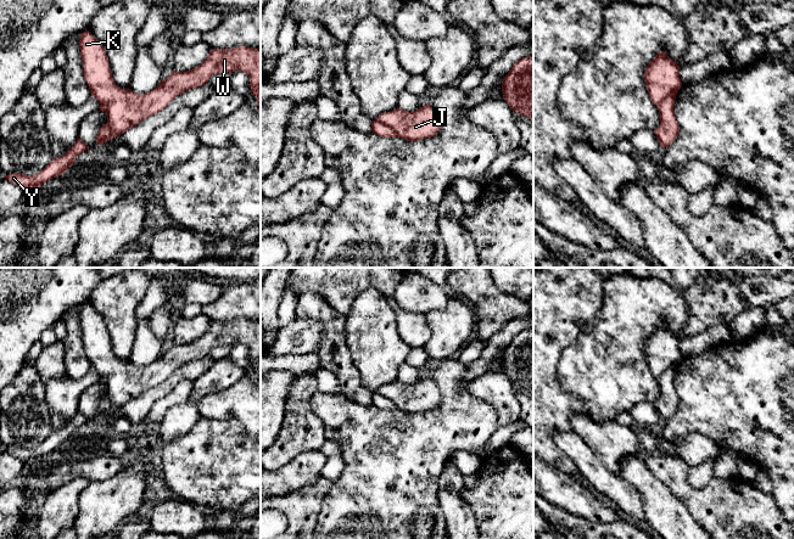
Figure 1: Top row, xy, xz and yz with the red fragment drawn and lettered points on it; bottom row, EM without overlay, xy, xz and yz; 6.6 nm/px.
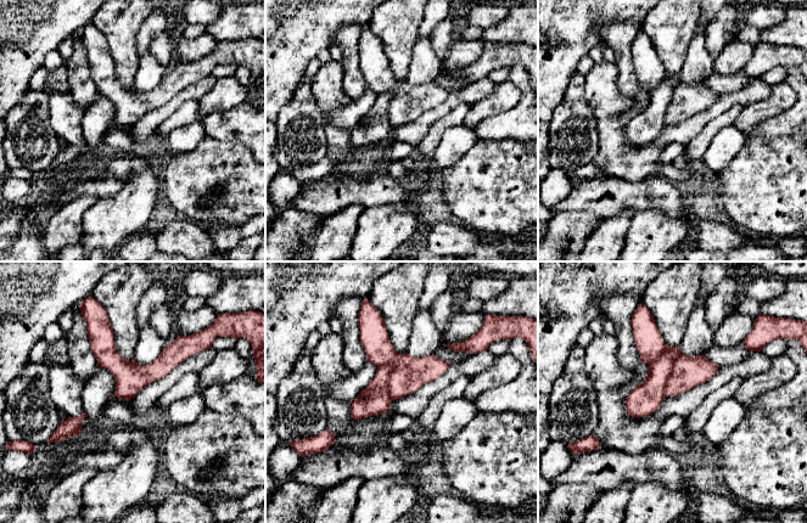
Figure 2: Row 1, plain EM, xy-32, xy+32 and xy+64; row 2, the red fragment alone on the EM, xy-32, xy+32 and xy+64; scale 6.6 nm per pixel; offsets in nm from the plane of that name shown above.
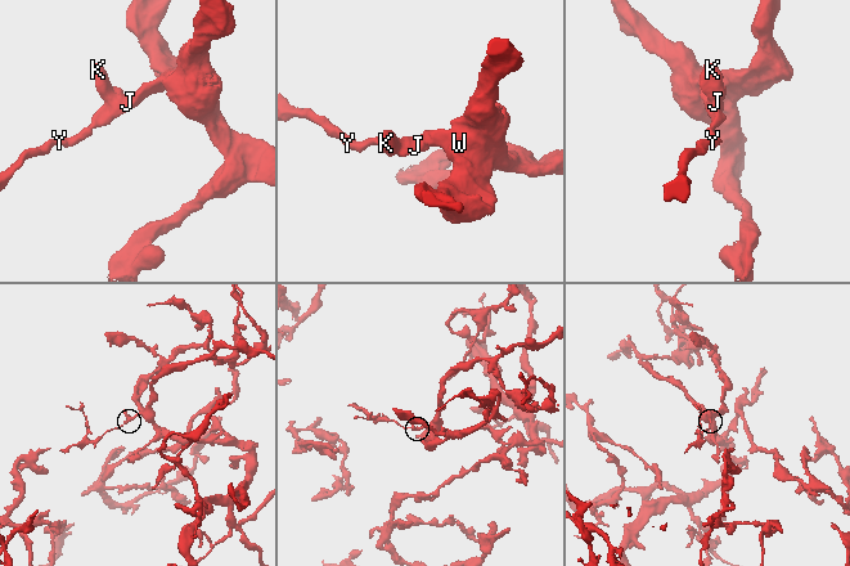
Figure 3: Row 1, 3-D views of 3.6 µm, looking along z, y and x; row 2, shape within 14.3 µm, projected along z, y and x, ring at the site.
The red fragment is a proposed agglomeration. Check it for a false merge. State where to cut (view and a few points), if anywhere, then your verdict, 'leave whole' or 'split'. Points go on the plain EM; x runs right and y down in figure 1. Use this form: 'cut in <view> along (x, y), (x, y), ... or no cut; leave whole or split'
cut in xz along (375, 392), (389, 398), (397, 408); split

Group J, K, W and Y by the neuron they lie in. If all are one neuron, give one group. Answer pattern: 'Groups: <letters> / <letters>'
Groups: J K W / Y

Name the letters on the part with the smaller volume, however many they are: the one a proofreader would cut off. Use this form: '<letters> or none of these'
Y

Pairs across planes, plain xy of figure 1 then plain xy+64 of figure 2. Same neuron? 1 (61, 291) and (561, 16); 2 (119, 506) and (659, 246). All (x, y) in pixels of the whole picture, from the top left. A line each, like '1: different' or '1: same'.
1: same
2: same

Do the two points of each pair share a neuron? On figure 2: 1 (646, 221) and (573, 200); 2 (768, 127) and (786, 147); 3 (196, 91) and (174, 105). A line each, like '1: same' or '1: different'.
1: different
2: different
3: same

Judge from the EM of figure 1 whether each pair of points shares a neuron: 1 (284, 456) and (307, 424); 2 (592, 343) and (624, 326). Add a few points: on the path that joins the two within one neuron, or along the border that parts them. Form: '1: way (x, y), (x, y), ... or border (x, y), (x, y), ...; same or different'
1: way (285, 448), (301, 432); same
2: way (599, 342), (608, 333), (616, 332); same

